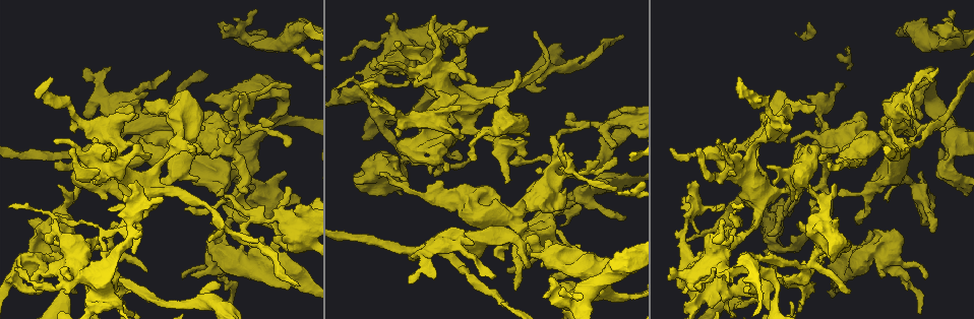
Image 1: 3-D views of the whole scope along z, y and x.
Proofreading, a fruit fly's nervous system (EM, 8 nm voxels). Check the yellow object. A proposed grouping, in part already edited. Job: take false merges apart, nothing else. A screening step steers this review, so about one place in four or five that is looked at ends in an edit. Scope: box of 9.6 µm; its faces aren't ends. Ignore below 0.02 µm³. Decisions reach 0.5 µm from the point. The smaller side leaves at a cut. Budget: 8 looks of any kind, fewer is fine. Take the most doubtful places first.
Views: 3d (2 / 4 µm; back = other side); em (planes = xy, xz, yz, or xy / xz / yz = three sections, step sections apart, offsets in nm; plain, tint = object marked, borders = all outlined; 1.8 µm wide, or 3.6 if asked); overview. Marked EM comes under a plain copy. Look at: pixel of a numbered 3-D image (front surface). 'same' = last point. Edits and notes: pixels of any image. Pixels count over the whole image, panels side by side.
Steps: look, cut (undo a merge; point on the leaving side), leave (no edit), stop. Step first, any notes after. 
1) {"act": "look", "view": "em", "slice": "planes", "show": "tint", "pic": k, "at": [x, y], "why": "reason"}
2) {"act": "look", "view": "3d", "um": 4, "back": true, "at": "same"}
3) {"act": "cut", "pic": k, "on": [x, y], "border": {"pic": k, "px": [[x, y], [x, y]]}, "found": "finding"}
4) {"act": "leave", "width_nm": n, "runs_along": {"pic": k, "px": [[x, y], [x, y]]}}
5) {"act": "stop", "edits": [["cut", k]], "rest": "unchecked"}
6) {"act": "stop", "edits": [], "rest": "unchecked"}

{"act": "look", "view": "em", "slice": "xz", "step": 16, "show": "tint", "pic": 1, "at": [517, 231], "why": "sudden change in width"}

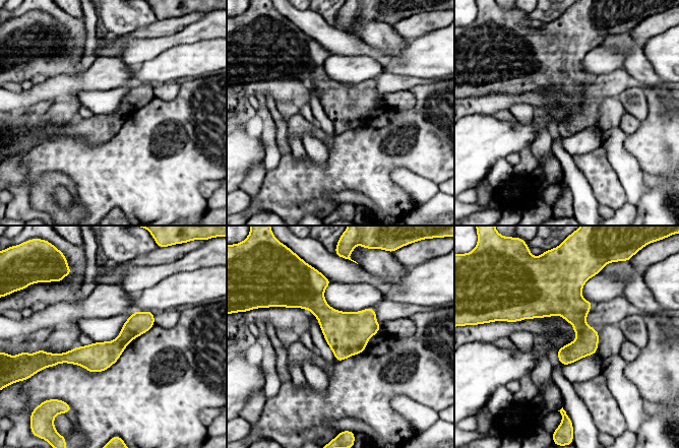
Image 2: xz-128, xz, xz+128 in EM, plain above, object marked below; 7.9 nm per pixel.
{"act": "look", "view": "em", "slice": "planes", "show": "tint", "at": "same", "why": "cut it another way"}

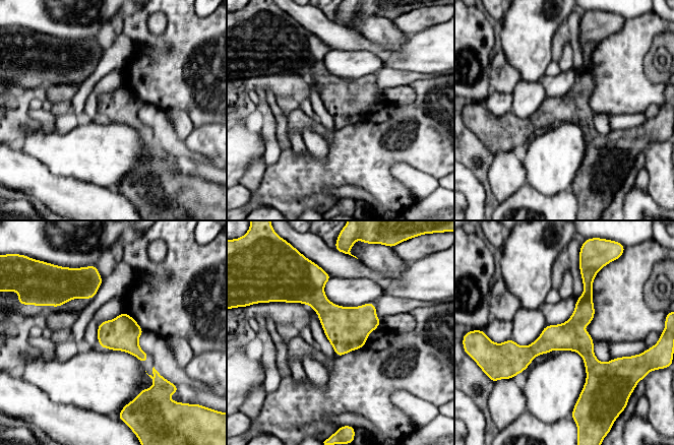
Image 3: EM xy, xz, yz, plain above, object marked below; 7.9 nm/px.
{"act": "leave", "runs_along": {"pic": 3, "px": [[508, 345], [574, 342], [599, 367], [623, 360]]}, "found": "continuous, no second neuron"}

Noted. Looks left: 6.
{"act": "look", "view": "em", "slice": "planes", "show": "tint", "pic": 1, "at": [770, 261], "why": "abrupt turn"}

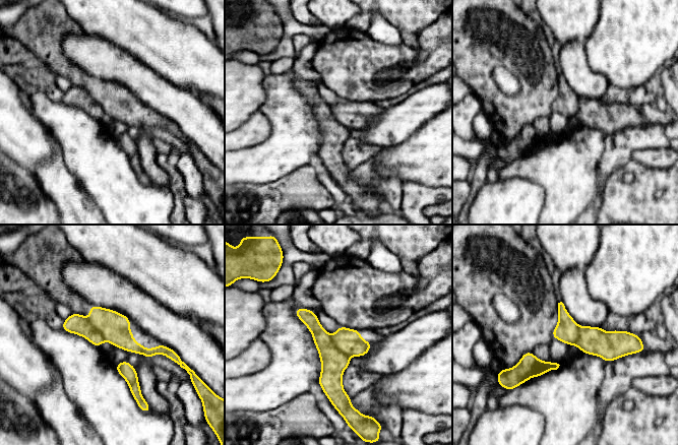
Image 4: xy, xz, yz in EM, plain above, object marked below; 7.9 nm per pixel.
{"act": "cut", "pic": 4, "on": [349, 341], "border": {"pic": 4, "px": [[329, 335], [332, 342], [349, 356]]}, "found": "a second neuron is stuck on"}

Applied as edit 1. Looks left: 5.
{"act": "look", "view": "3d", "um": 4, "pic": 1, "at": [883, 261], "why": "abrupt turn"}

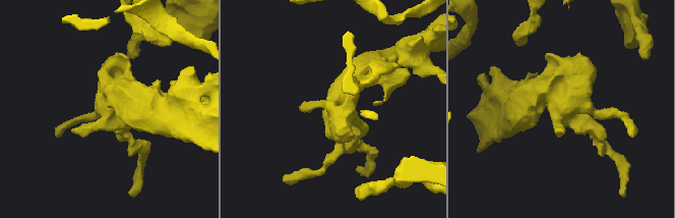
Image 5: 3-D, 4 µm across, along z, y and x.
{"act": "look", "view": "em", "slice": "xz", "step": 8, "show": "tint", "pic": 5, "at": [563, 107], "why": "now the EM"}

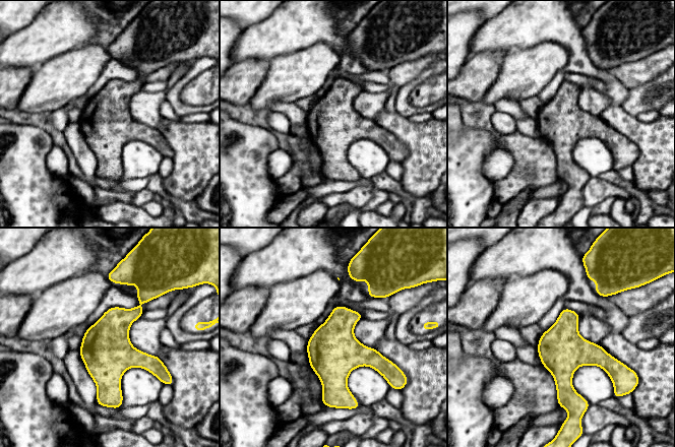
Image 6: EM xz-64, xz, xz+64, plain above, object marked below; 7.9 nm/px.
{"act": "look", "view": "em", "slice": "planes", "show": "tint", "at": "same"}

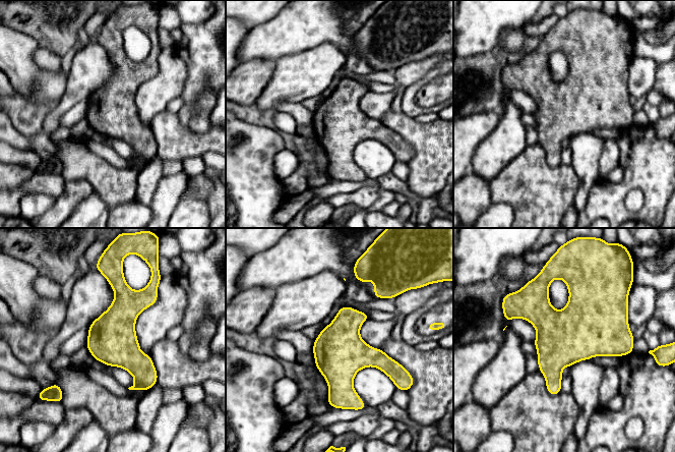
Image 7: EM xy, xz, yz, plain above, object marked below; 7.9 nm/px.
{"act": "leave", "width_nm": 400, "found": "continuous, no second neuron"}

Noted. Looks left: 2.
{"act": "look", "view": "em", "slice": "planes", "show": "tint", "pic": 1, "at": [735, 163], "why": "four or more arms meet"}

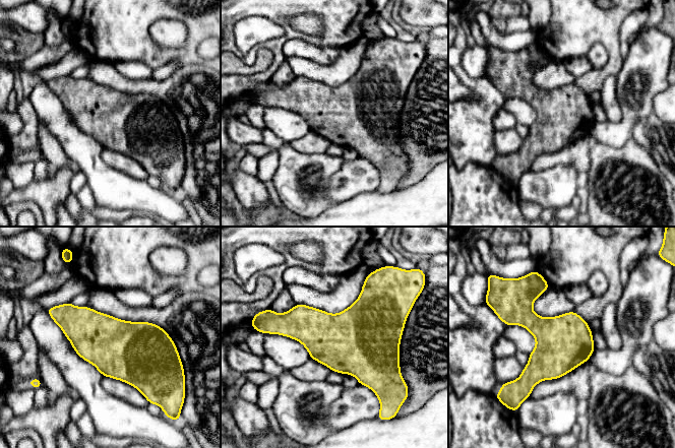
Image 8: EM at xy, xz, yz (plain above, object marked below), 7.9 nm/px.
{"act": "leave", "found": "continuous, no second neuron"}

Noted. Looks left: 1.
{"act": "stop", "edits": [["cut", 4]], "rest": "unchecked"}

